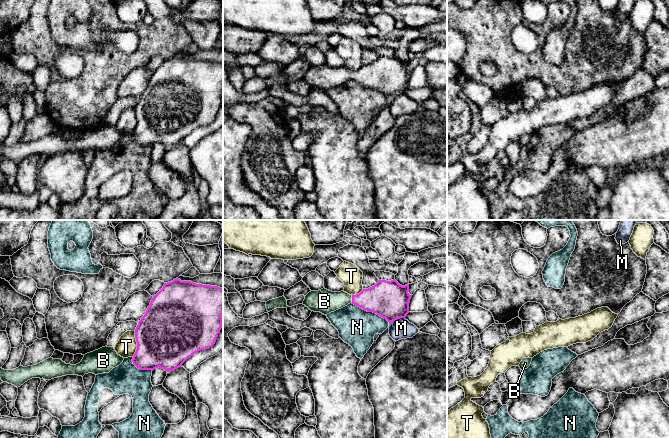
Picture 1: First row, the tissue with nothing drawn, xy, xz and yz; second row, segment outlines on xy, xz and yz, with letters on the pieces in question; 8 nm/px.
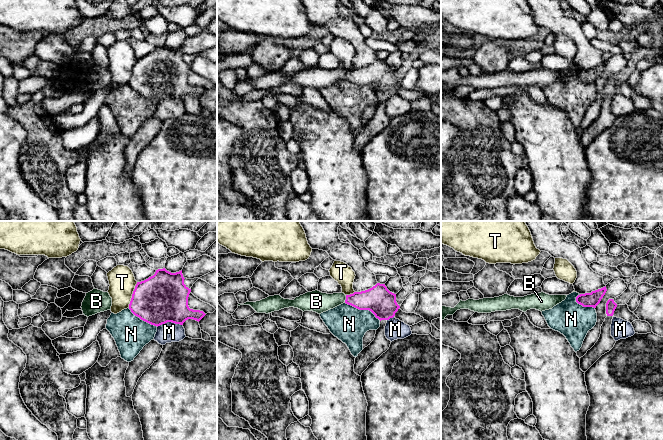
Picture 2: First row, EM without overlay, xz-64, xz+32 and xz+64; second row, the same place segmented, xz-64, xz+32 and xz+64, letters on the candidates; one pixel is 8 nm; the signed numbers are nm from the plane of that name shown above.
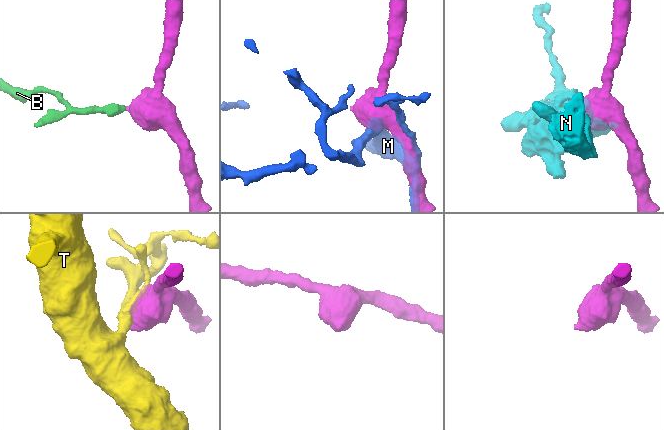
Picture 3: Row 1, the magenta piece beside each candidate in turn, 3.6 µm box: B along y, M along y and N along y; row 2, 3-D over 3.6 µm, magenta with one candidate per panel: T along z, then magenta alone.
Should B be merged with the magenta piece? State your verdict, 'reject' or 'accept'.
accept

